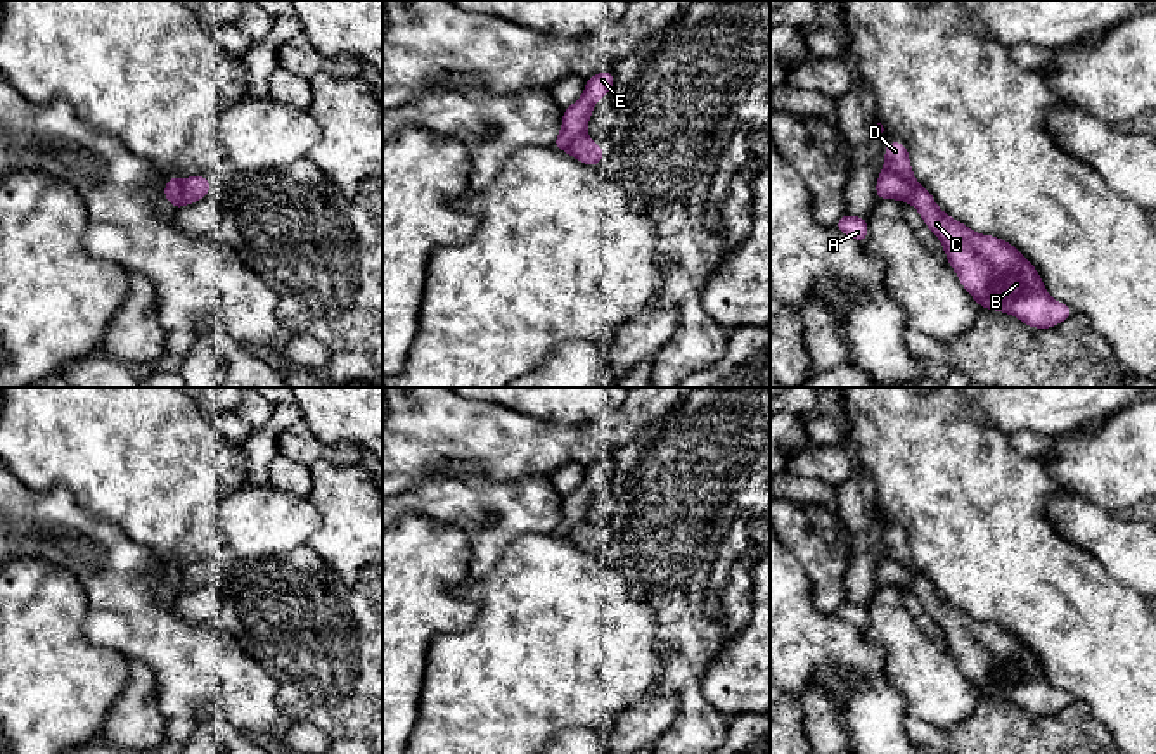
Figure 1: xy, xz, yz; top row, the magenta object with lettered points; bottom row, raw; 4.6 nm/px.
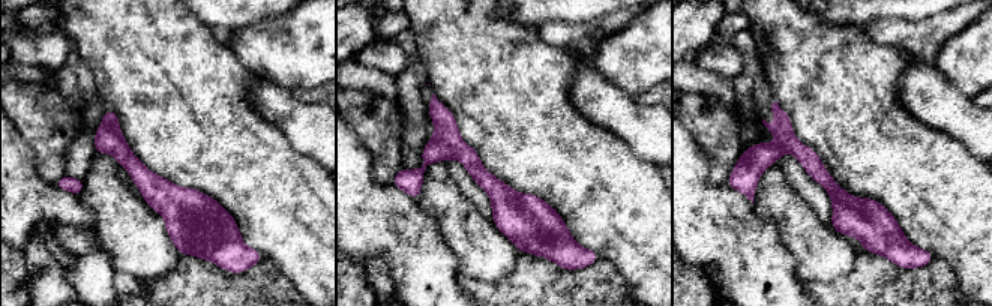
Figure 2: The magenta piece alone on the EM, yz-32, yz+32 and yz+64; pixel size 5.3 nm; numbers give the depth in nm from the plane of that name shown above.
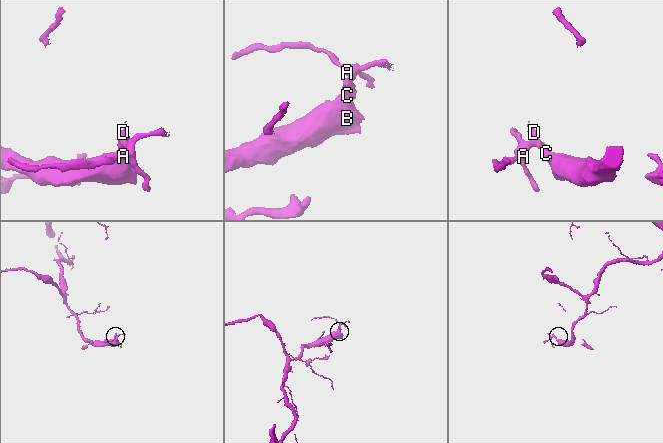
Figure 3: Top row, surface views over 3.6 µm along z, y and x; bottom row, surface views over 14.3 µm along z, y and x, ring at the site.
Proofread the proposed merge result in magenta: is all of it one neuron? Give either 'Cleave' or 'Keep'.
Cleave

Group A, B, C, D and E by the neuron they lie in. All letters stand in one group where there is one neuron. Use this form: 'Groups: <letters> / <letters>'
Groups: A E / B C D

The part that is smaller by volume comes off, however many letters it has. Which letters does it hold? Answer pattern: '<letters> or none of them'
A, E

